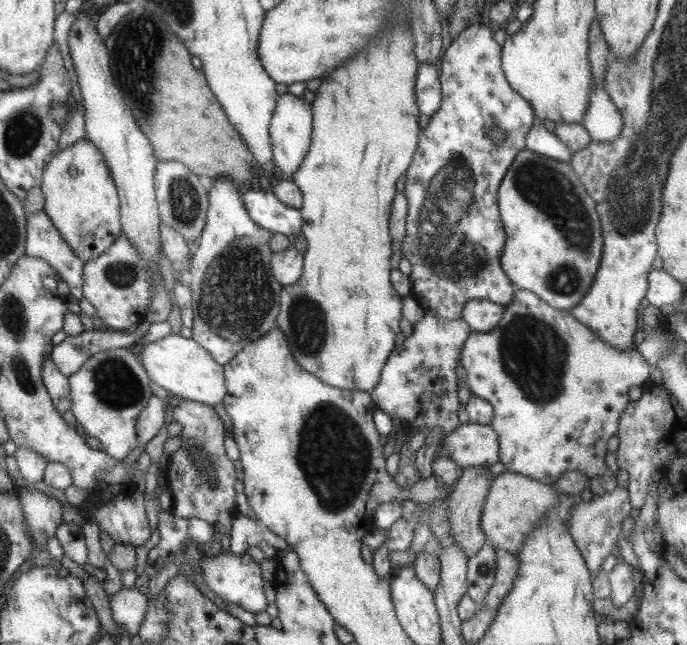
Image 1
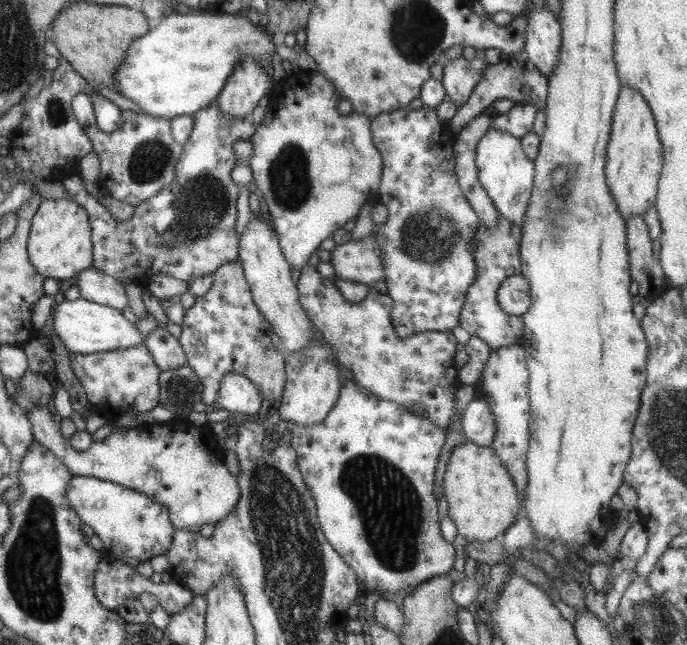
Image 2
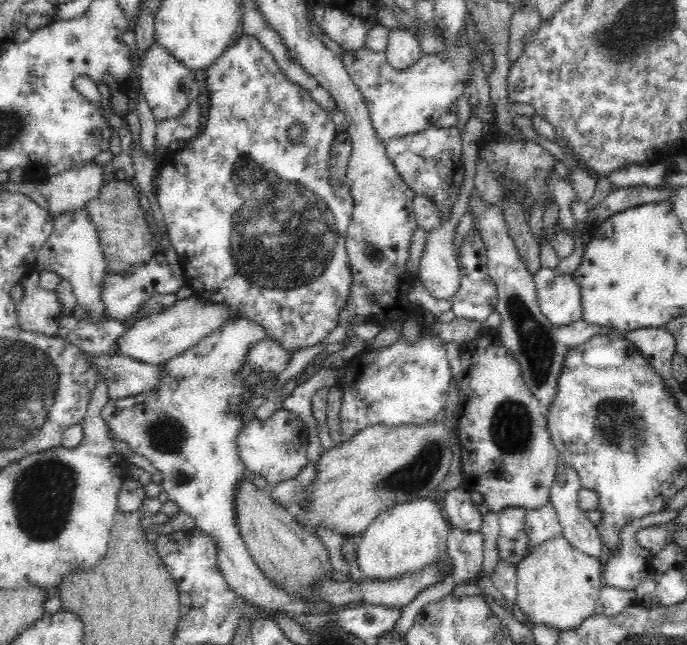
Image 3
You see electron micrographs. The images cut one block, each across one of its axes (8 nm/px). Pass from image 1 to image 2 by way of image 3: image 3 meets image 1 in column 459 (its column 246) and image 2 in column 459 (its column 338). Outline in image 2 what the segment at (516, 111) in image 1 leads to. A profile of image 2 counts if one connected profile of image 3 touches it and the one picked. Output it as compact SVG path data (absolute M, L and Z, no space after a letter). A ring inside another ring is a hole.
M424 106L422 109L412 110L408 107L402 109L396 109L395 111L388 111L381 115L372 118L371 123L372 139L376 148L383 156L383 169L381 174L381 183L379 186L379 196L382 204L386 205L389 212L388 220L386 224L378 226L378 229L373 233L375 243L383 250L383 262L384 264L384 278L383 280L387 284L388 296L393 300L393 307L390 313L390 320L392 320L393 328L396 328L400 337L408 337L412 333L430 331L450 331L452 328L459 325L459 314L464 306L463 302L466 298L468 287L474 282L475 276L478 275L478 269L476 269L476 262L473 259L473 236L477 231L476 227L480 224L478 215L472 208L472 205L468 202L466 196L459 187L459 182L455 178L455 152L454 143L456 135L454 131L450 129L449 122L444 123L440 121L440 117L433 108Z

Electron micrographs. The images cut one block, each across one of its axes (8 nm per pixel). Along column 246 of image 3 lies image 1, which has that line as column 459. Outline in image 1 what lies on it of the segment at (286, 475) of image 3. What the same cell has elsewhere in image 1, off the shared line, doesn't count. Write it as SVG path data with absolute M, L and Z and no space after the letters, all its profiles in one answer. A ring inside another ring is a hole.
M470 420L460 423L443 438L441 452L449 456L460 471L470 467L490 468L499 461L498 435L490 424L476 424Z

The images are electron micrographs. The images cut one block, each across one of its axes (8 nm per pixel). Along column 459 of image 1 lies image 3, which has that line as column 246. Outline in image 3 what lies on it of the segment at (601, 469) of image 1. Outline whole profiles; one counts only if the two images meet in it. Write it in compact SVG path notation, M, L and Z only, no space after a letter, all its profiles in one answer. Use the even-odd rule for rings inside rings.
M266 338L248 348L246 364L252 366L252 372L278 375L291 360L291 354L275 340Z

